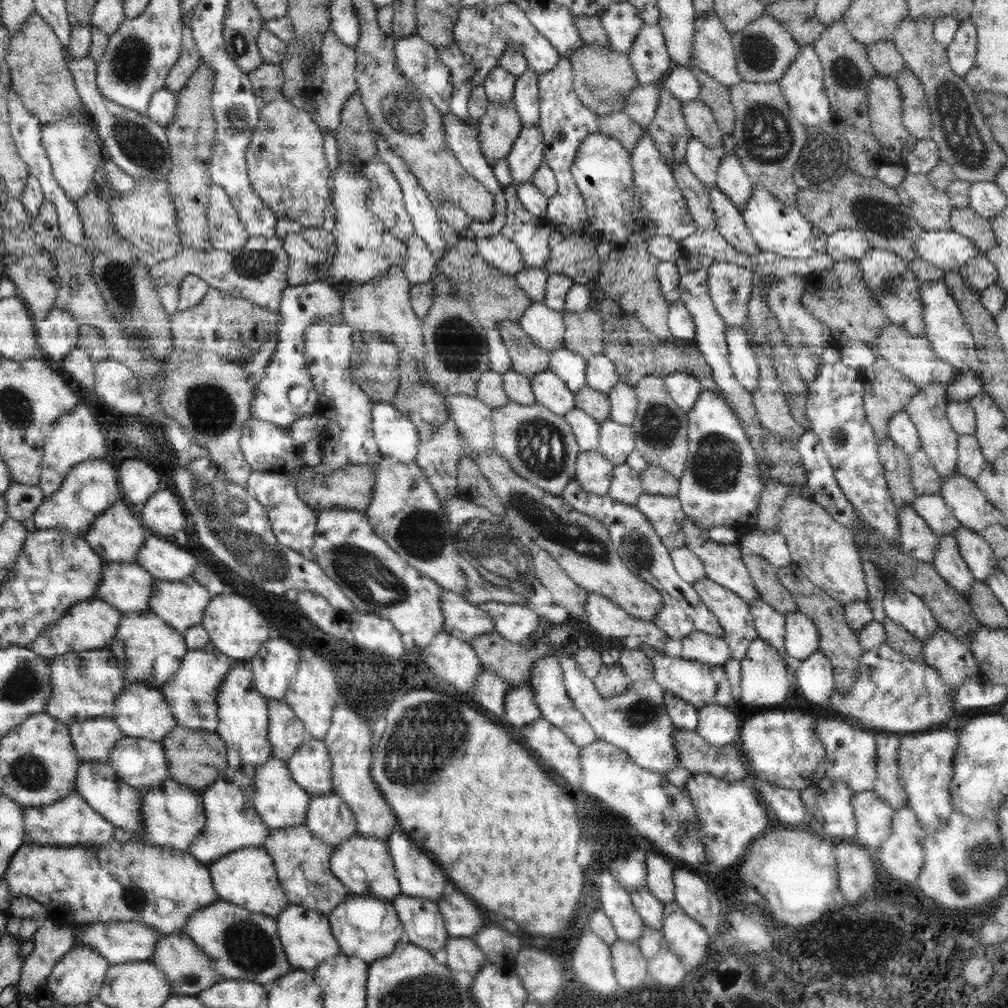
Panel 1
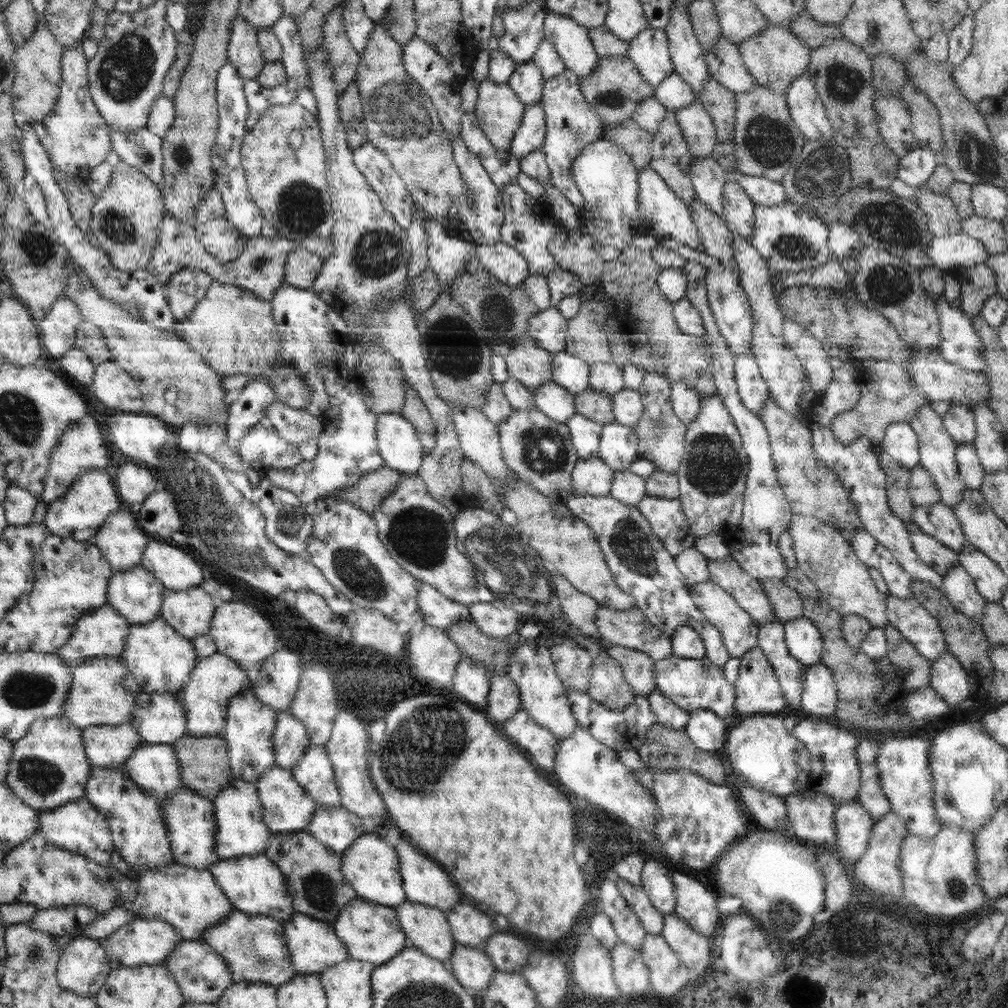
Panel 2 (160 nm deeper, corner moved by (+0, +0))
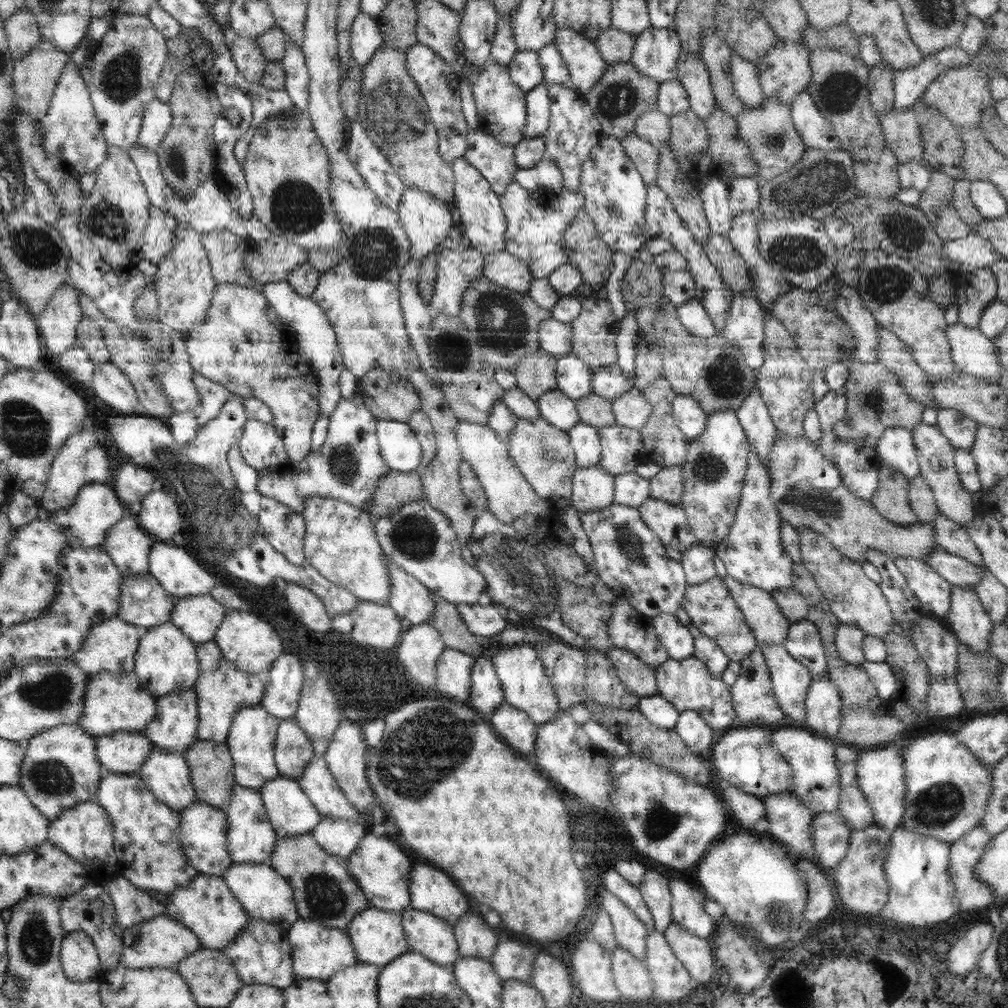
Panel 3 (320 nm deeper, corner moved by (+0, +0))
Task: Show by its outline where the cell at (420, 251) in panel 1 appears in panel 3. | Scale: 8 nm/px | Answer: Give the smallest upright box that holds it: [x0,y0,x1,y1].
[397,185,454,261]

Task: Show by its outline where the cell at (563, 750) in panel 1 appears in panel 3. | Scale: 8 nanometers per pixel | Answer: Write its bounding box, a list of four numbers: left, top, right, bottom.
[486,703,537,762]

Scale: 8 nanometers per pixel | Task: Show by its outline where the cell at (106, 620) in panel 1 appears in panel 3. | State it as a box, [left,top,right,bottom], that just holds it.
[71,618,141,676]

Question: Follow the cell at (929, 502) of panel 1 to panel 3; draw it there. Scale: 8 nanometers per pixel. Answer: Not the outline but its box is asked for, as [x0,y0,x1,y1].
[932,511,983,566]

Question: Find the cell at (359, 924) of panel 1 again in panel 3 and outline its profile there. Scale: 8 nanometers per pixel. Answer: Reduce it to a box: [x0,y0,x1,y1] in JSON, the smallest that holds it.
[345,906,410,967]

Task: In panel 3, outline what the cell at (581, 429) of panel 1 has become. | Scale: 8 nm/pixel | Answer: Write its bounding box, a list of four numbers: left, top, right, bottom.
[567,422,601,468]

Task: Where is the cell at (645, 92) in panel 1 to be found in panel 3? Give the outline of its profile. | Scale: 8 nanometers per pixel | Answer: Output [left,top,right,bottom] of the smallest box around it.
[635,108,671,149]

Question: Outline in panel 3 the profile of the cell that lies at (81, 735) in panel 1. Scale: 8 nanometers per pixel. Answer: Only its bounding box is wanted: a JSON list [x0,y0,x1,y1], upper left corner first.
[94,731,155,774]

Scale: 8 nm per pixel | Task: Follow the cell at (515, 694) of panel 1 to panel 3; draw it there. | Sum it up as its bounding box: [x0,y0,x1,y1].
[467,657,506,717]

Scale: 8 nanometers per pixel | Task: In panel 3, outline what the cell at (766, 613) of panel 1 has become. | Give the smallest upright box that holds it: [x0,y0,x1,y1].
[760,644,812,726]

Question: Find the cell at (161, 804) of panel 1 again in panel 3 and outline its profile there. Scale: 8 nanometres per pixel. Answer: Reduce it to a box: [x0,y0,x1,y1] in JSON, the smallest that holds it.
[178,800,232,877]

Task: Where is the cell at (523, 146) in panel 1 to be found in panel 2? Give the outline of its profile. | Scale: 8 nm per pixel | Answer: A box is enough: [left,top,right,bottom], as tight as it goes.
[510,104,546,160]

